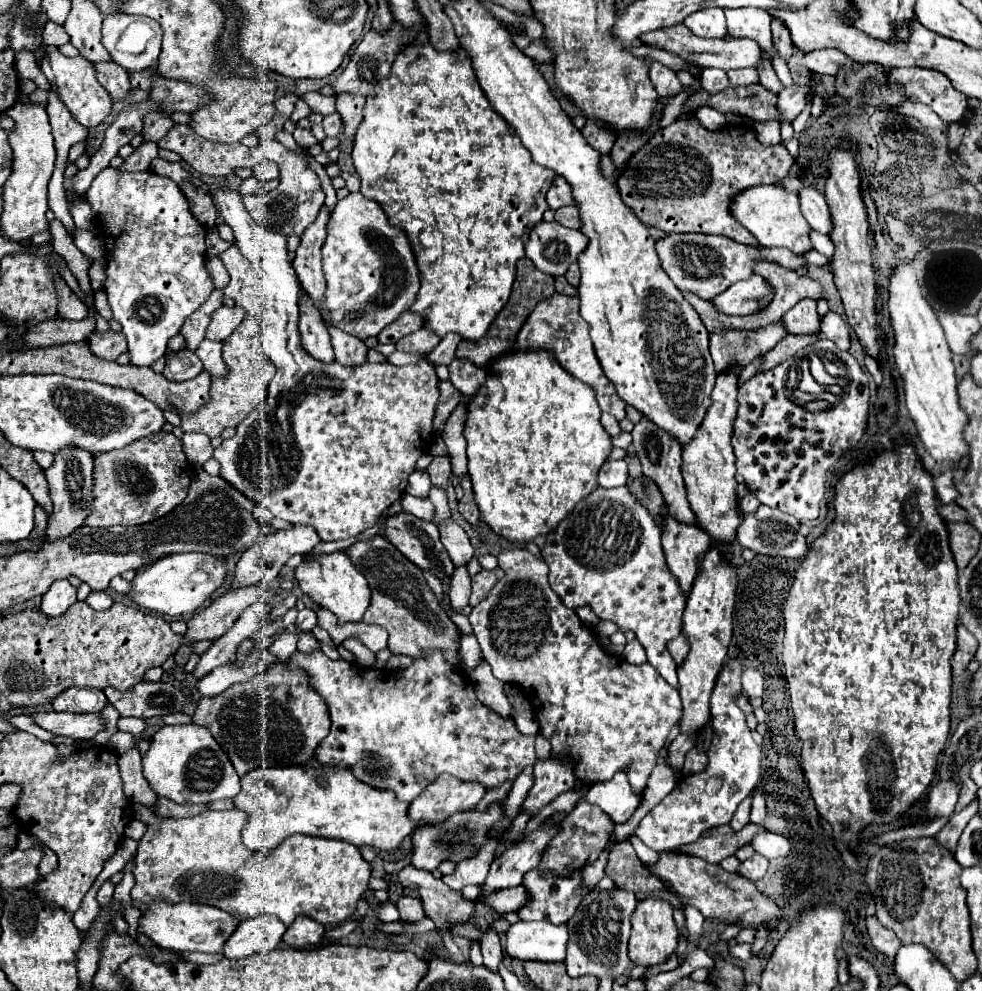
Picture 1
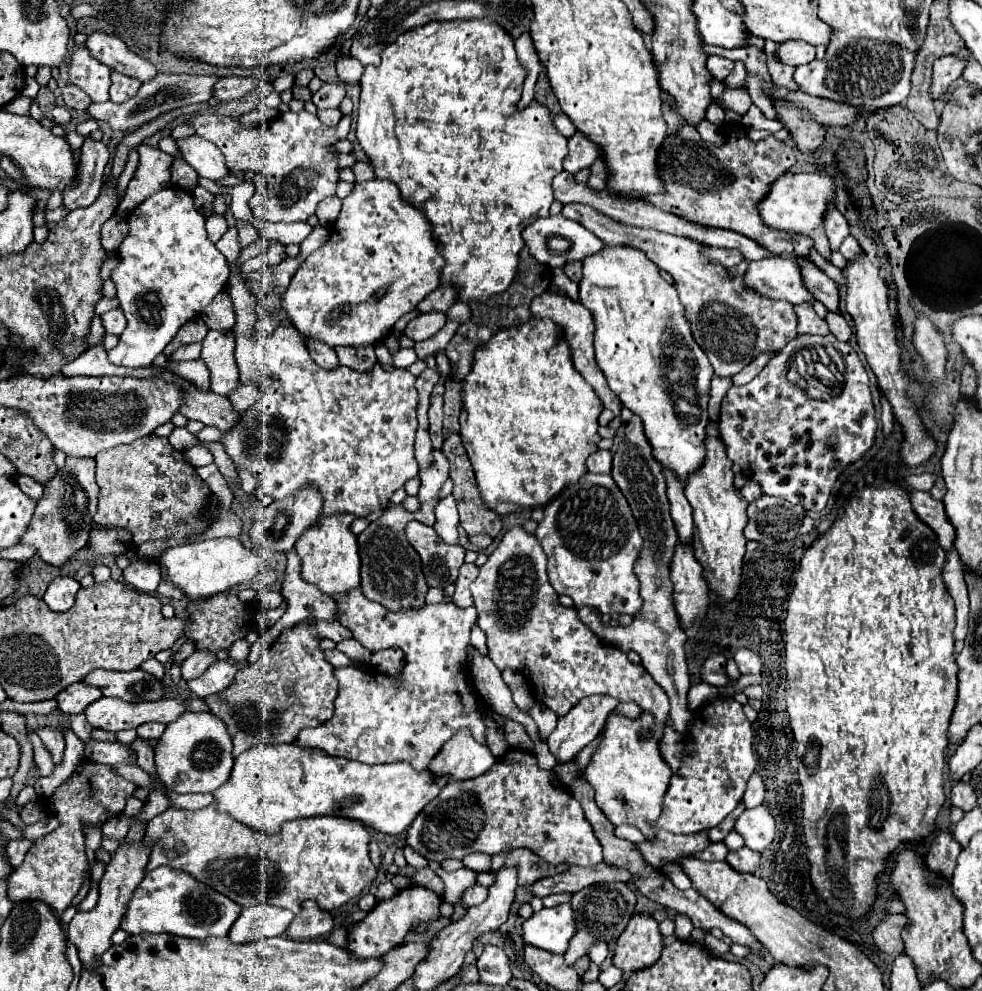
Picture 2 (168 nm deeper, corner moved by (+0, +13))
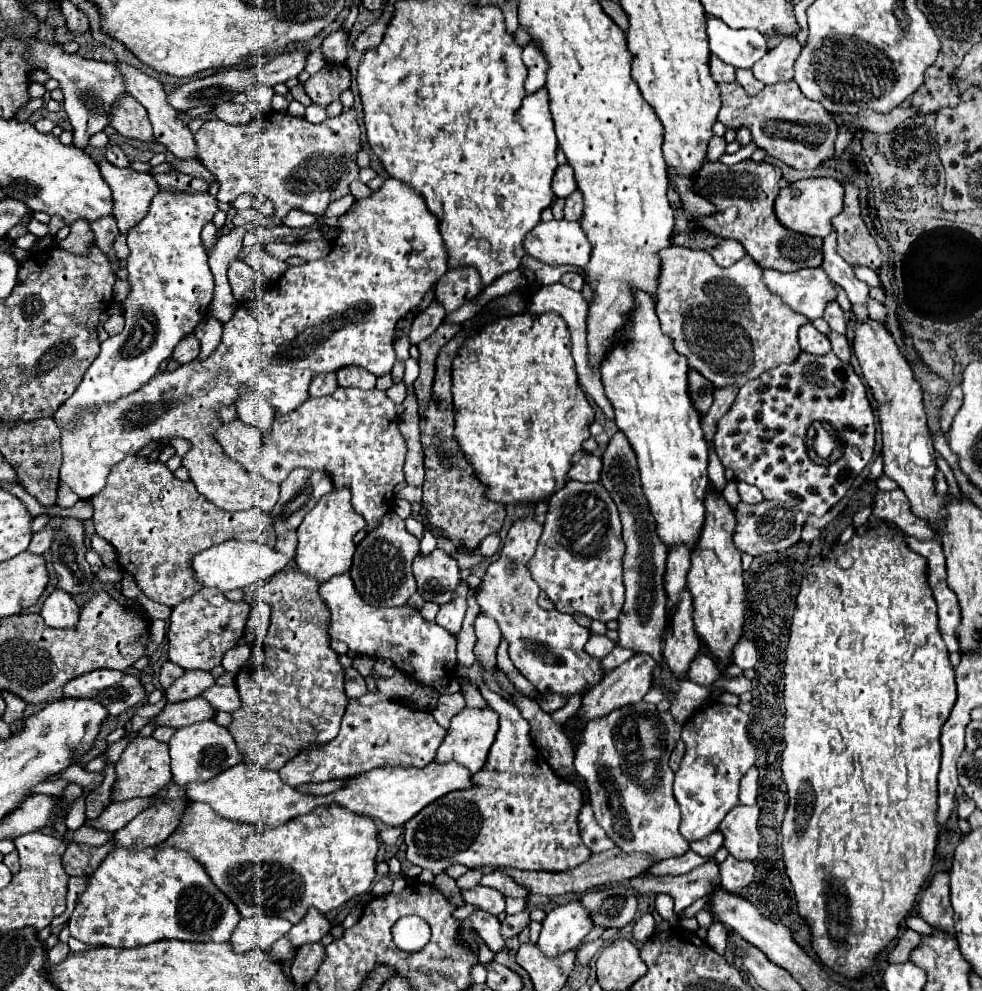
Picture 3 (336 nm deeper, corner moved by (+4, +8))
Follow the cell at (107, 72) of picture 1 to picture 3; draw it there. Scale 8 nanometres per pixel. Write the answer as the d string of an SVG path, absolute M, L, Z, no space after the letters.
M126 95L126 99L122 99L118 103L118 107L112 113L110 125L122 137L138 139L138 141L146 141L146 143L154 141L154 133L152 133L146 109L132 95Z

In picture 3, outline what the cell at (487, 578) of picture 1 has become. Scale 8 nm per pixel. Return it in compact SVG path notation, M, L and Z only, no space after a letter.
M462 583L458 587L458 597L452 603L442 605L438 615L436 615L436 623L440 627L446 627L446 631L450 631L452 635L460 633L462 619L464 619L464 613L466 613L466 593L468 593L468 585Z

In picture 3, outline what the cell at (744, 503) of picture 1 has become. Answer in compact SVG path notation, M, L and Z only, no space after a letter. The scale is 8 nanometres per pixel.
M738 481L738 493L740 493L740 497L742 497L744 503L760 503L764 499L762 493L758 491L758 487L748 485L744 481Z

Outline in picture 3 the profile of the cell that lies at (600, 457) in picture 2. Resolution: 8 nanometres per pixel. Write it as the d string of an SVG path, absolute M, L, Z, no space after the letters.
M584 455L576 465L572 465L568 479L574 481L600 481L600 471L602 471L602 459L598 455Z

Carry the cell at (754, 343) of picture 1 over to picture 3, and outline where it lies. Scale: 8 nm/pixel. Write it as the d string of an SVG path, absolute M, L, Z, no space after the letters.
M668 247L660 253L662 273L658 283L656 315L664 335L674 343L674 349L686 357L692 369L700 371L716 389L742 387L752 379L758 379L764 371L778 367L780 363L792 363L802 353L798 345L798 329L810 319L798 315L778 295L774 295L762 283L762 267L752 259L744 257L732 267L718 267L710 253L690 247Z

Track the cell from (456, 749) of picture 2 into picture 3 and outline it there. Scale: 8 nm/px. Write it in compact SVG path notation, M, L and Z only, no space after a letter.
M464 707L458 715L452 717L450 721L450 729L442 741L442 745L438 747L436 753L436 761L438 763L448 763L448 761L458 761L464 767L470 769L470 773L478 773L482 769L482 765L486 763L488 757L488 749L494 743L498 731L498 713L492 711L492 707Z

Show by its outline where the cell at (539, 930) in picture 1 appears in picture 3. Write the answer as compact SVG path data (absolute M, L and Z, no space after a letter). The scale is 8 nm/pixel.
M576 899L556 907L546 915L536 945L544 955L556 957L570 949L576 949L592 927L594 925L590 921L590 911L586 911L586 907L582 907L582 903Z

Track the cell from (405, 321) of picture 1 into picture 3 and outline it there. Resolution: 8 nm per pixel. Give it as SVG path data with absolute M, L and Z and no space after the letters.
M474 267L448 269L436 283L436 301L452 313L466 301L472 301L482 291L482 281Z

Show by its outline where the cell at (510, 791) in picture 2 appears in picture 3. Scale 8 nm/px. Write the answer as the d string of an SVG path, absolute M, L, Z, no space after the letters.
M488 687L480 689L486 703L500 713L500 729L496 733L496 741L490 747L486 765L482 771L474 775L474 787L454 791L424 807L410 823L404 827L404 841L408 845L406 859L412 865L432 871L440 875L446 867L460 863L466 867L480 867L480 865L502 865L514 867L524 871L566 871L578 867L590 857L590 849L582 843L578 833L578 811L582 807L582 791L554 775L552 767L546 763L544 755L534 747L528 735L528 721L518 713L514 705L504 701L500 695L488 691Z

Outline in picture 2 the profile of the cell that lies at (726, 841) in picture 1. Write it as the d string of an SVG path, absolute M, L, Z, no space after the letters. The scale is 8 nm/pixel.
M660 830L654 840L638 844L638 850L642 852L648 864L652 864L654 868L660 868L662 860L678 862L680 858L702 852L708 846L710 846L708 830L704 830L702 834L690 834L690 836L676 836L666 830Z

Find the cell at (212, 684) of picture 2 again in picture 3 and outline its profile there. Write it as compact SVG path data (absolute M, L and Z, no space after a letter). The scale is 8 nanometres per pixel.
M214 685L210 687L208 691L202 693L206 699L210 699L210 703L214 703L214 707L218 711L226 711L226 713L234 713L238 711L238 707L242 707L242 701L240 701L240 695L236 691L234 685L230 687L220 687L220 685Z

